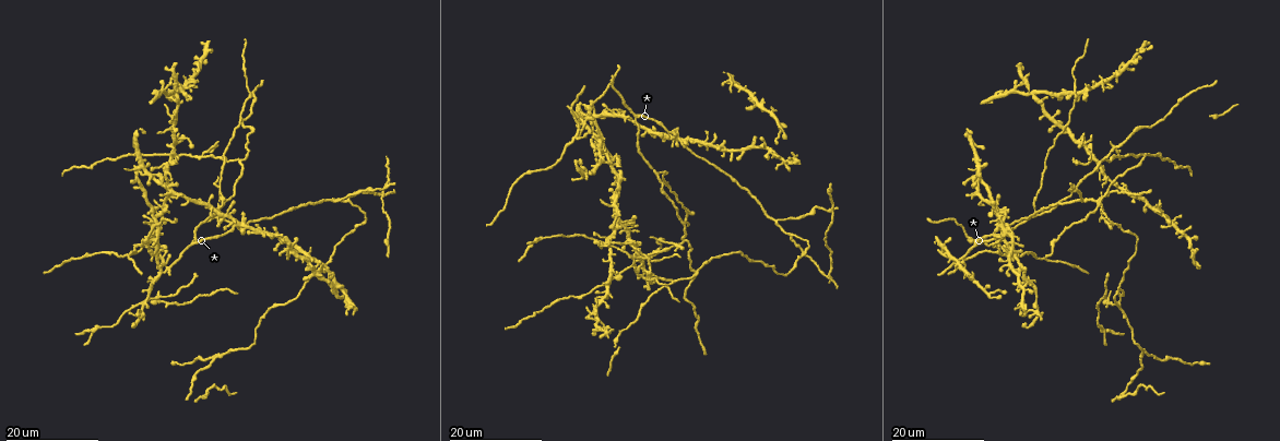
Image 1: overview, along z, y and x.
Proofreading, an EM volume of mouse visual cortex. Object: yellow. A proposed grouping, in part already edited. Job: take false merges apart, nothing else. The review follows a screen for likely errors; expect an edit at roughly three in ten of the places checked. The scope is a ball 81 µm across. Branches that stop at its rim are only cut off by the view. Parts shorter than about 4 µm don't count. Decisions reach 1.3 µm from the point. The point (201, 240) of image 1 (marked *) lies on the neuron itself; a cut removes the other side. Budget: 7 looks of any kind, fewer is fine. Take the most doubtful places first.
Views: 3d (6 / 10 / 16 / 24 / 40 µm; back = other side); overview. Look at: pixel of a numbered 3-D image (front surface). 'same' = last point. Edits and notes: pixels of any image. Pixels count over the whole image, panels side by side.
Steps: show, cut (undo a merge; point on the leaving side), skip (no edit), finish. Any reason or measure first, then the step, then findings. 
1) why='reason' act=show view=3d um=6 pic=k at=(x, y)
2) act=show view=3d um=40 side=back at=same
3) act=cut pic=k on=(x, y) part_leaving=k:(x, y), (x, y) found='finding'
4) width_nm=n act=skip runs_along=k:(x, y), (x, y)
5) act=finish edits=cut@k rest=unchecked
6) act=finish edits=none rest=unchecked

why='branch point' act=show view=3d um=16 pic=1 at=(1102, 159)

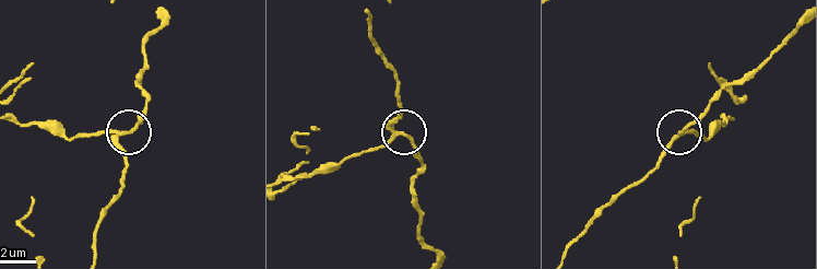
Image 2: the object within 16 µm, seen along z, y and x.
act=show view=3d um=10 pic=2 at=(120, 135)

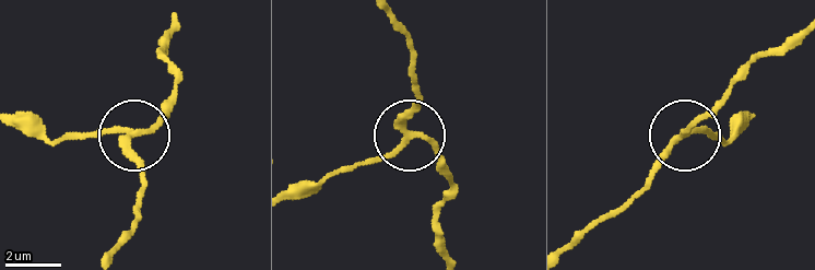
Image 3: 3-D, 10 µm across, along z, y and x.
act=show view=3d um=10 side=back pic=3 at=(411, 136)

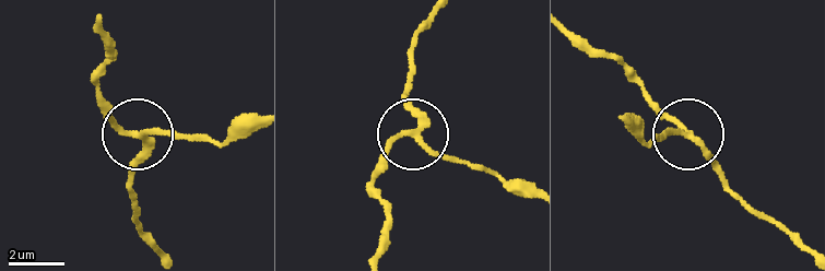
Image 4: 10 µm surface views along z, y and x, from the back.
act=skip runs_along=4:(434, 15), (410, 58), (414, 128), (396, 142), (370, 183) found='continuous, no second neuron'

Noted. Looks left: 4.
why='two arms in line, one across' act=show view=3d um=16 pic=1 at=(153, 298)

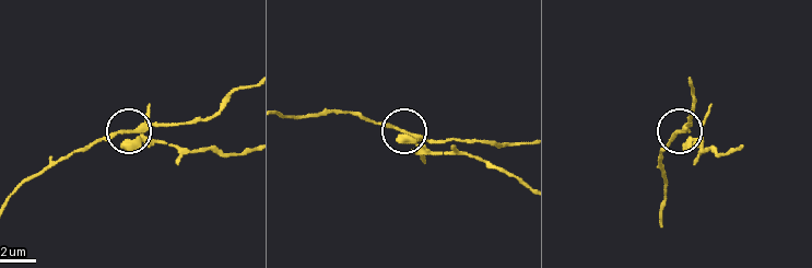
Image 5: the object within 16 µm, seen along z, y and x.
why='closer look' act=show view=3d um=10 pic=5 at=(137, 131)

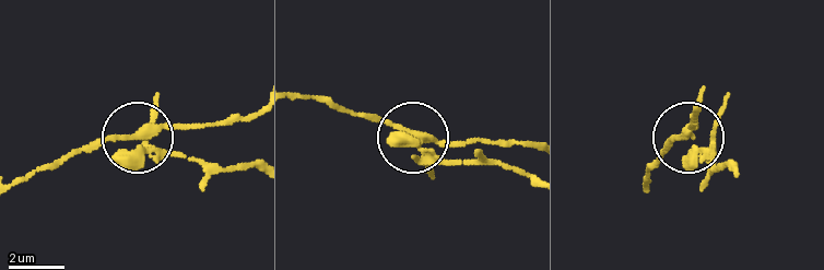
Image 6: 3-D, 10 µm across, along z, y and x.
width_nm=210 act=cut pic=6 on=(181, 152) found='two neurons meet here'

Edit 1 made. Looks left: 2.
act=finish edits=cut@6 rest=unchecked

